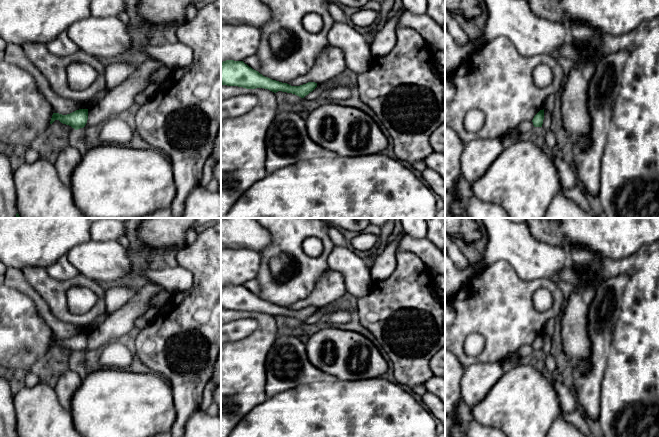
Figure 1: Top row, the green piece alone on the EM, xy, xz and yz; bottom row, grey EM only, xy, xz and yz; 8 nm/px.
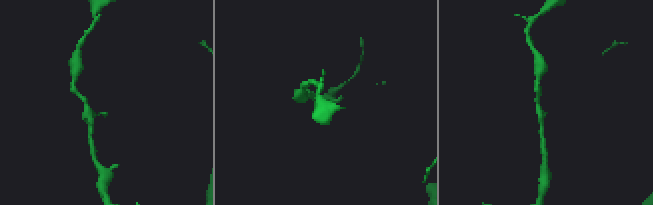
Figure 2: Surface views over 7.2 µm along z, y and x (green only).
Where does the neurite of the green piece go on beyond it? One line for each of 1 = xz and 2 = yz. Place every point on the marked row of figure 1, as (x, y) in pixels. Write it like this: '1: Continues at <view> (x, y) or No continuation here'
1: No continuation here
2: No continuation here

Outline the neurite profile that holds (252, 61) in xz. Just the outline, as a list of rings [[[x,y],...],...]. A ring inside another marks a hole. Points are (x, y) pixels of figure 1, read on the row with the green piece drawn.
[[[256,55],[247,57],[243,62],[256,71],[260,69],[260,63]]]

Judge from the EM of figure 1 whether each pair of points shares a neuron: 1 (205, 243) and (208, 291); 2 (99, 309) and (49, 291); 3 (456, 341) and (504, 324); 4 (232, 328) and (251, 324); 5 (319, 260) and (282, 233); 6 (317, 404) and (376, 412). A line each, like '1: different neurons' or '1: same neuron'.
1: same neuron
2: same neuron
3: same neuron
4: same neuron
5: same neuron
6: same neuron

